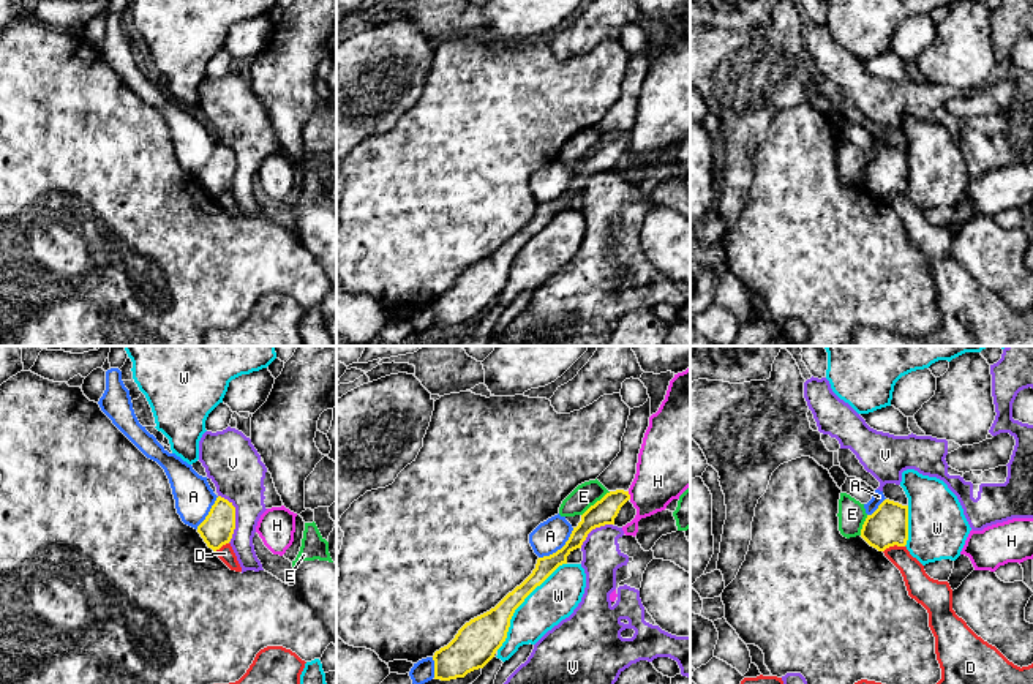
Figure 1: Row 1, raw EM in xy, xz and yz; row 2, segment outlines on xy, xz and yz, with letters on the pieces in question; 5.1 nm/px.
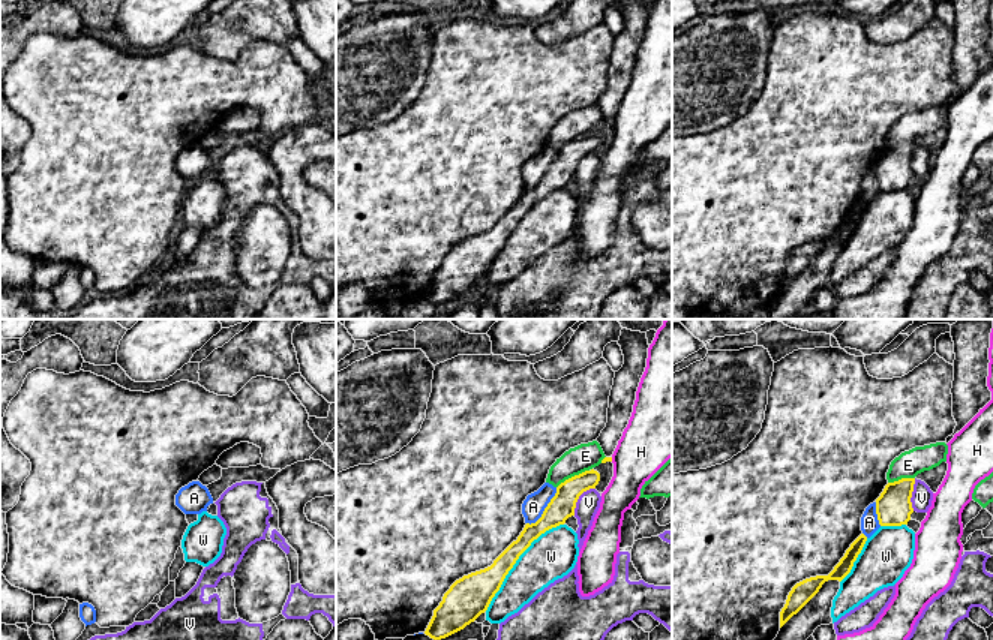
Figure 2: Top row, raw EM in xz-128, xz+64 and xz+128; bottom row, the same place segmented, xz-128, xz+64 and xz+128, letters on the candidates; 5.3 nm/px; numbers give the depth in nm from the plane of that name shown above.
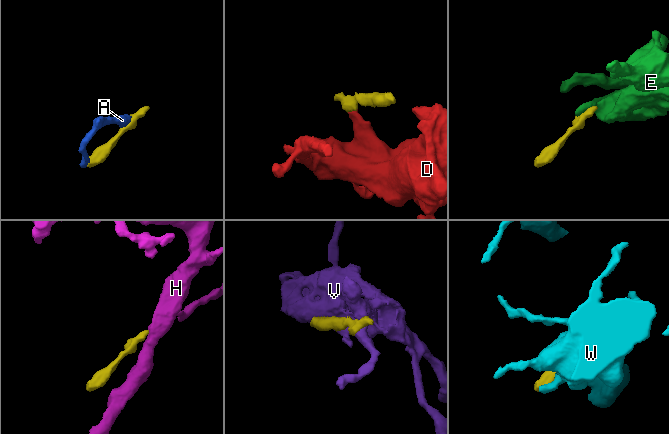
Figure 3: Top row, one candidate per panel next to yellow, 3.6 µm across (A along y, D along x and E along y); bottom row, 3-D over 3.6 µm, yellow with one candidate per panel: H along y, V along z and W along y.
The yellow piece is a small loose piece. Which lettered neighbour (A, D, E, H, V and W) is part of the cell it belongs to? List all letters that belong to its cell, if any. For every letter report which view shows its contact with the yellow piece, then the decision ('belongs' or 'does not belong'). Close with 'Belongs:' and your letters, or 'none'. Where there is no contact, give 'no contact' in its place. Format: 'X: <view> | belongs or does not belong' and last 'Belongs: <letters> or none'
A: xz | does not belong
D: yz | does not belong
E: xz | does not belong
H: xz | does not belong
V: xy | does not belong
W: xz | does not belong
Belongs: none

